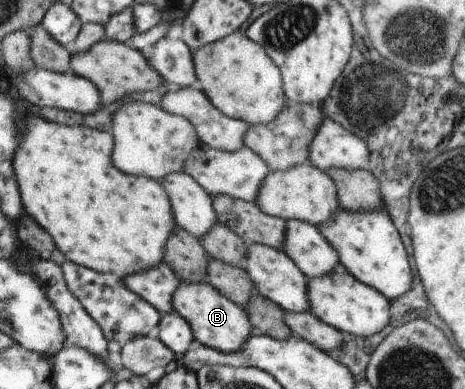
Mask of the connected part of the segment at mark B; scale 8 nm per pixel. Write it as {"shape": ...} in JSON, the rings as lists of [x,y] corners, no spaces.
{"shape":[[[182,281],[175,290],[172,302],[174,309],[189,322],[195,340],[207,347],[223,350],[223,353],[237,353],[248,337],[255,332],[245,307],[231,301],[226,294],[222,294],[207,281]]]}

